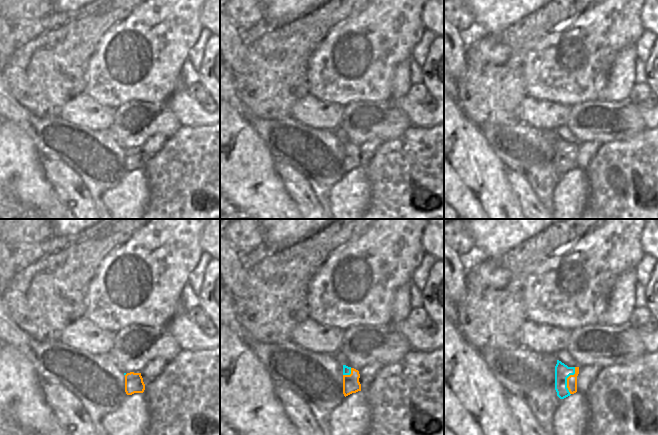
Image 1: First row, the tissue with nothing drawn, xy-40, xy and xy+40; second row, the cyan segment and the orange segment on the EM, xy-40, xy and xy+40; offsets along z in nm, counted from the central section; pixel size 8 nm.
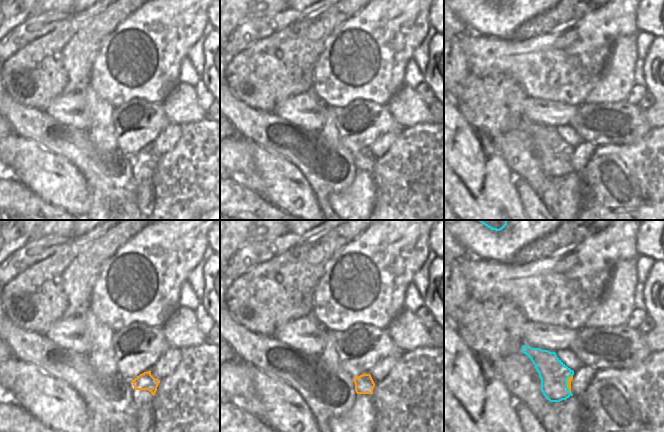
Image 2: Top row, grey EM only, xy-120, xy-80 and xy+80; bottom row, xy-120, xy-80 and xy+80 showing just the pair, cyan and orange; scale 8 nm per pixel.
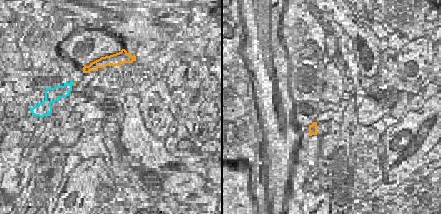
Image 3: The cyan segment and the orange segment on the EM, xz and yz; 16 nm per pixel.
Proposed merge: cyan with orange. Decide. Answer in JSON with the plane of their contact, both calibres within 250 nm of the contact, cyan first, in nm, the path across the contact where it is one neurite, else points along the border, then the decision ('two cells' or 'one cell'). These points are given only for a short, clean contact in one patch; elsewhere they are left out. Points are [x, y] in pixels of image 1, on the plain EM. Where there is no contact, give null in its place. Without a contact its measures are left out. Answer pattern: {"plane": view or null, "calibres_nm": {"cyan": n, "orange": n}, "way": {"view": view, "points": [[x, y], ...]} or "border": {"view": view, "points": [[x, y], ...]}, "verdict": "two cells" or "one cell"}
{"plane": "xy+40", "calibres_nm": {"cyan": 120, "orange": 80}, "border": {"view": "xy+40", "points": [[575, 143], [575, 148], [567, 154], [567, 165], [570, 170]]}, "verdict": "two cells"}

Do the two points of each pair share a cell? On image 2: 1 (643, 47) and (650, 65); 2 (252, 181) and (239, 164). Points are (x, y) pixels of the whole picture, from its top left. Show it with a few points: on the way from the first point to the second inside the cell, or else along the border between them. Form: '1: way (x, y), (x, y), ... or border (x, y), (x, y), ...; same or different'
1: border (653, 39), (643, 60); different
2: way (248, 177), (241, 168); same

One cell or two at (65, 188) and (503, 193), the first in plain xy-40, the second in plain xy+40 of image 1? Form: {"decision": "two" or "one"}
{"decision": "two"}

